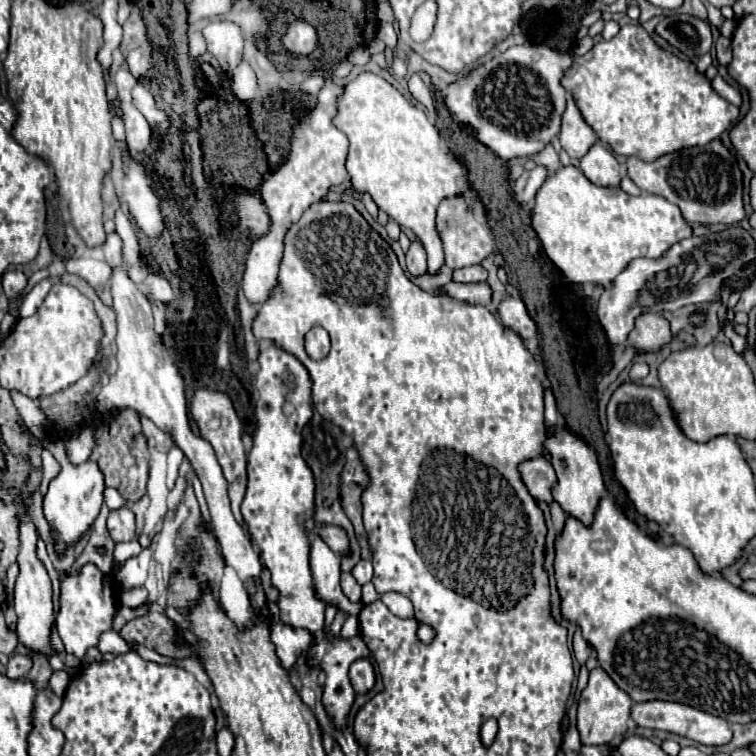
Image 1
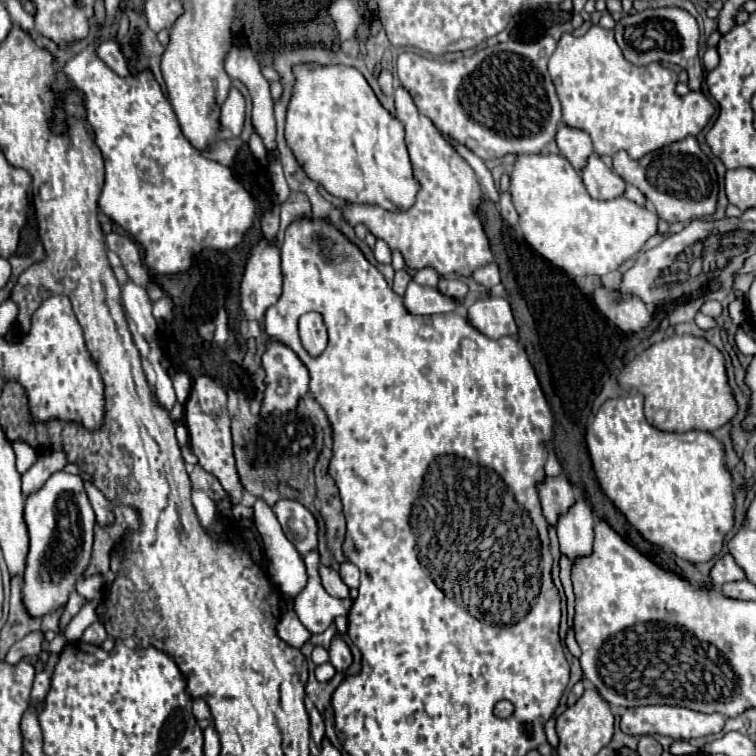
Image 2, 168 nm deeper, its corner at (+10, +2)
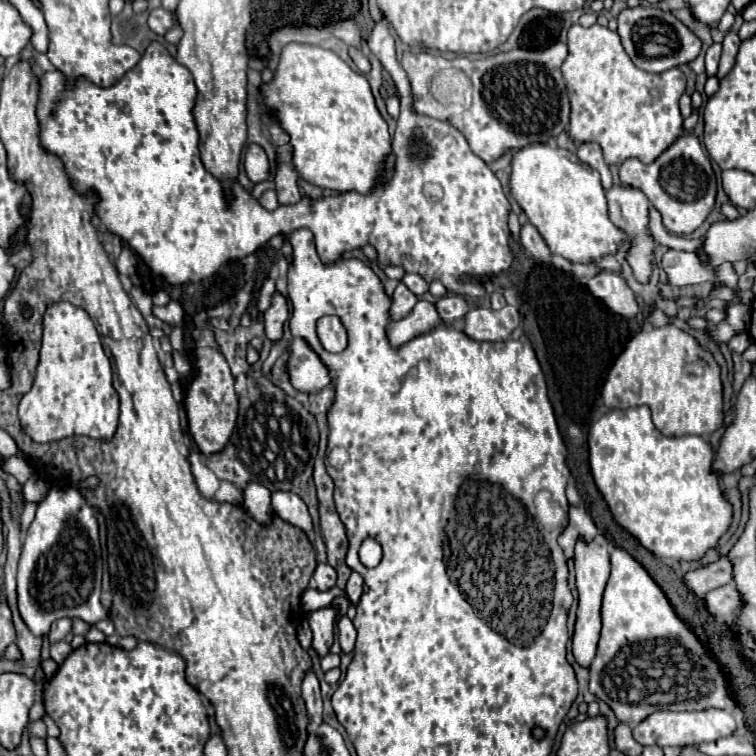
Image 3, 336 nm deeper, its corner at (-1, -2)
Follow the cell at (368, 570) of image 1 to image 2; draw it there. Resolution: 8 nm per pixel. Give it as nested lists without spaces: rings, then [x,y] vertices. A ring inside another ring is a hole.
[[[351,561],[341,563],[339,575],[341,575],[341,579],[343,579],[349,587],[357,587],[357,585],[359,585],[359,569],[357,569]]]

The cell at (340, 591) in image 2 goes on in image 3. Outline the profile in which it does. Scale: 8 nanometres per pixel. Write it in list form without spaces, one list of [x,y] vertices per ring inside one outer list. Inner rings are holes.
[[[326,563],[318,565],[316,571],[314,571],[314,575],[312,575],[312,585],[318,591],[328,591],[330,587],[336,585],[336,571],[330,565],[326,565]]]

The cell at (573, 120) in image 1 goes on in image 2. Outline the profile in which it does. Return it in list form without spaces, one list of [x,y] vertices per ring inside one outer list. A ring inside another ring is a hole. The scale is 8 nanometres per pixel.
[[[559,125],[557,129],[557,147],[577,171],[581,169],[581,163],[585,163],[585,159],[593,153],[591,137],[585,131],[567,125]]]

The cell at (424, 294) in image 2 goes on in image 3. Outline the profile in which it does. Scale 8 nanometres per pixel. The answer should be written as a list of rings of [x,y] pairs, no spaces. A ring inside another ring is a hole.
[[[420,299],[408,317],[404,317],[398,323],[388,325],[386,337],[388,337],[388,343],[392,347],[400,347],[410,339],[414,339],[422,333],[428,333],[438,323],[440,323],[440,317],[436,315],[434,303],[428,303],[428,301]]]

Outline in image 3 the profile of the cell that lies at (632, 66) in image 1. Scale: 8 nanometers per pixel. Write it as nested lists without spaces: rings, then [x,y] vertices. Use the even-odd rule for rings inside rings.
[[[598,23],[592,27],[572,25],[562,75],[572,103],[568,125],[570,139],[576,145],[586,141],[598,143],[608,165],[622,165],[630,157],[652,163],[682,135],[678,101],[686,85],[684,73],[676,67],[658,75],[638,69],[626,55],[616,31]]]

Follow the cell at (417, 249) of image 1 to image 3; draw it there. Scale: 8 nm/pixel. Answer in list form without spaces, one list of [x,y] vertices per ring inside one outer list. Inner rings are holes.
[[[398,283],[398,287],[394,289],[394,293],[392,293],[390,299],[392,299],[390,321],[400,321],[400,319],[404,319],[404,317],[414,309],[414,305],[416,305],[416,301],[418,301],[418,297],[416,297],[412,291],[408,291],[406,285],[402,285],[402,283]]]

